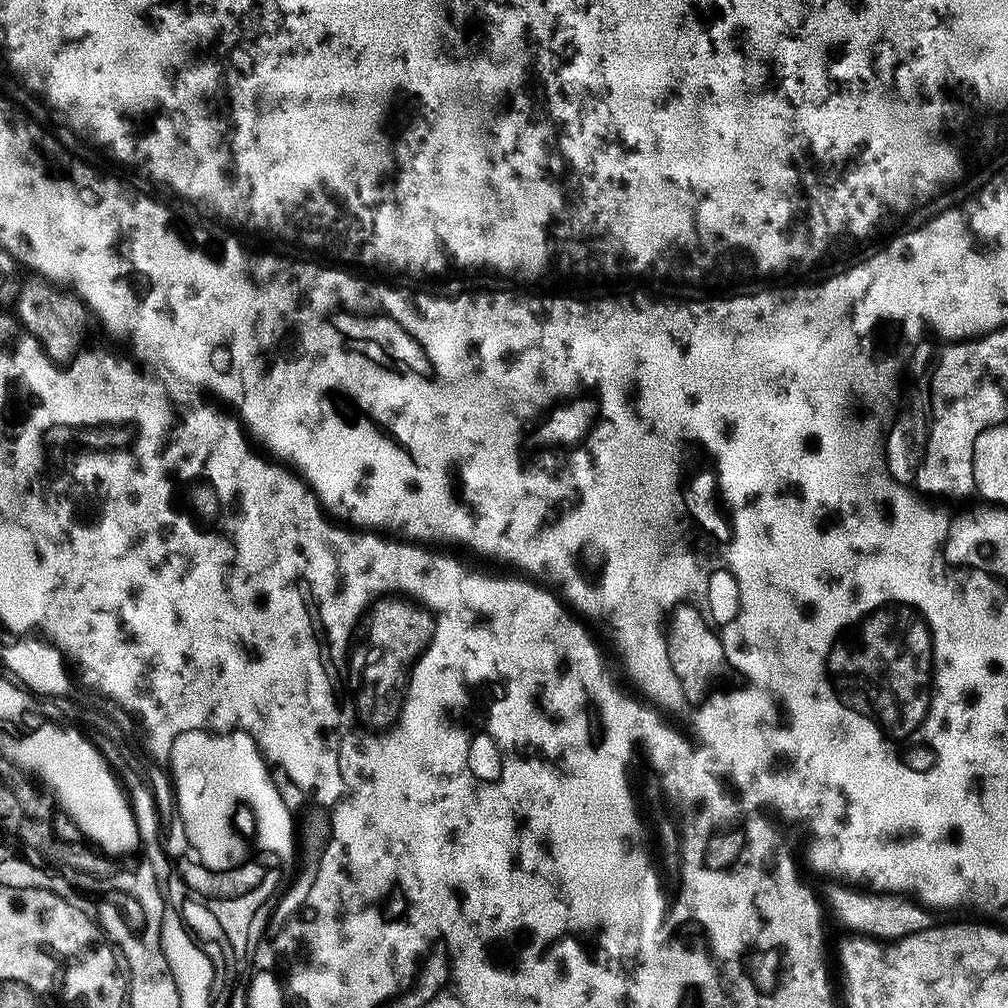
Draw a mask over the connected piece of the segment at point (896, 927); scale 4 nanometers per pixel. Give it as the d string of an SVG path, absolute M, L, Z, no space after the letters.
M840 882L829 884L832 885L822 892L823 903L831 915L833 912L849 928L849 933L871 936L881 942L899 942L933 927L933 913L925 905L903 894L857 890Z

